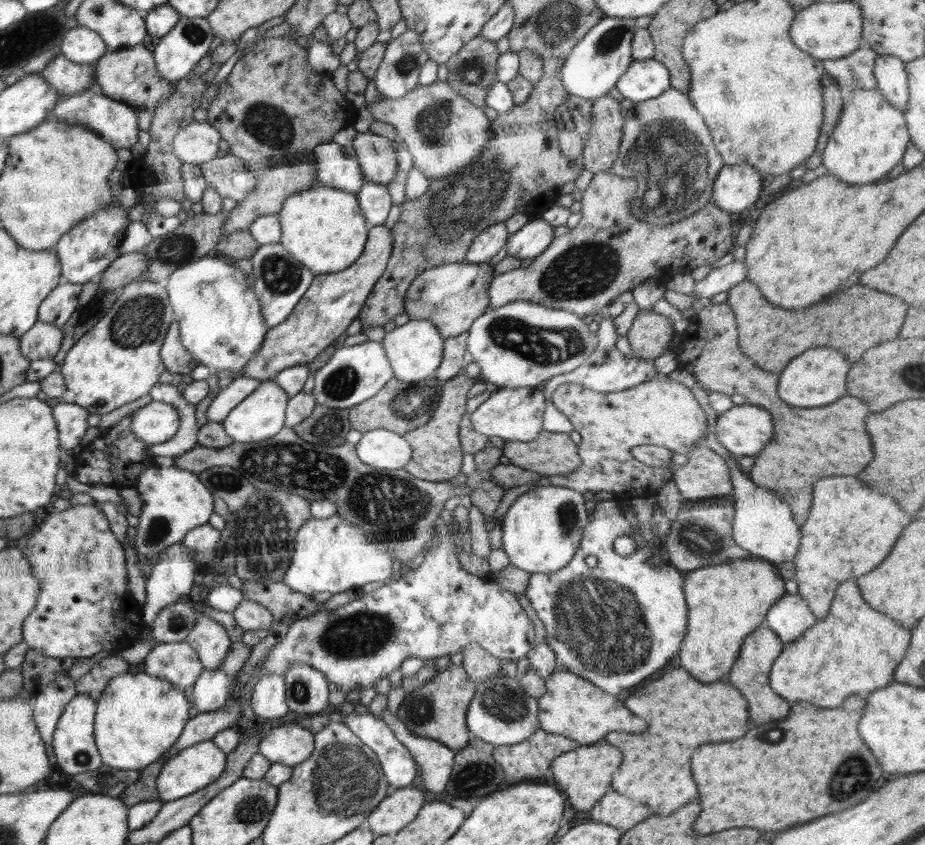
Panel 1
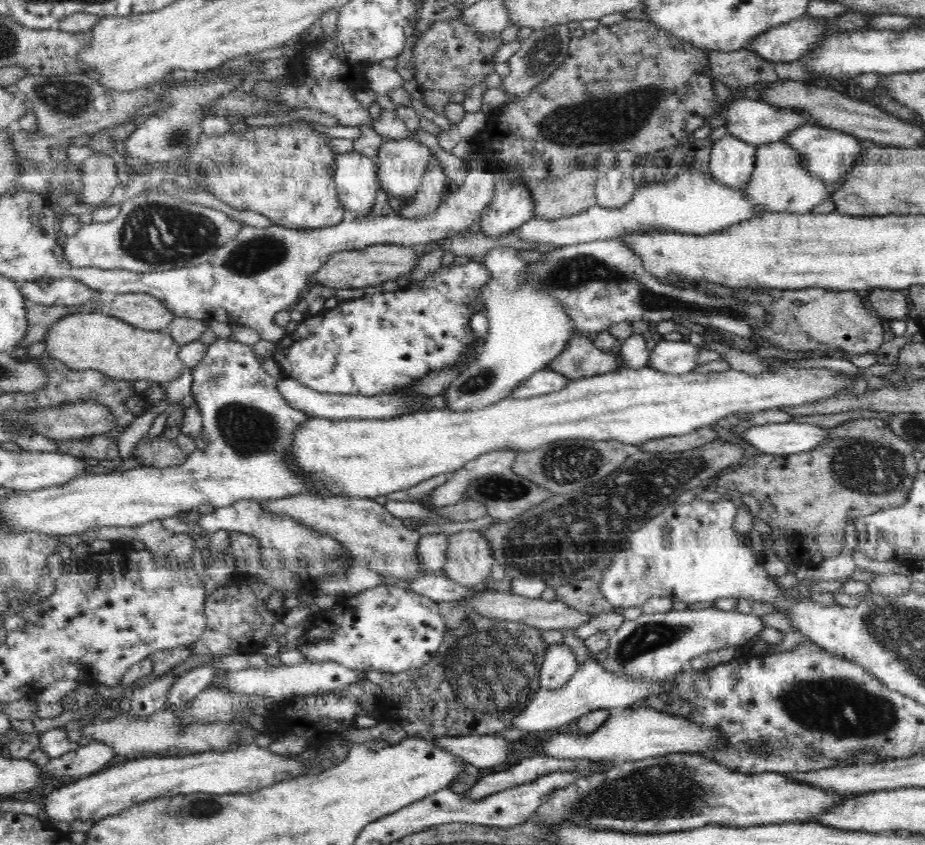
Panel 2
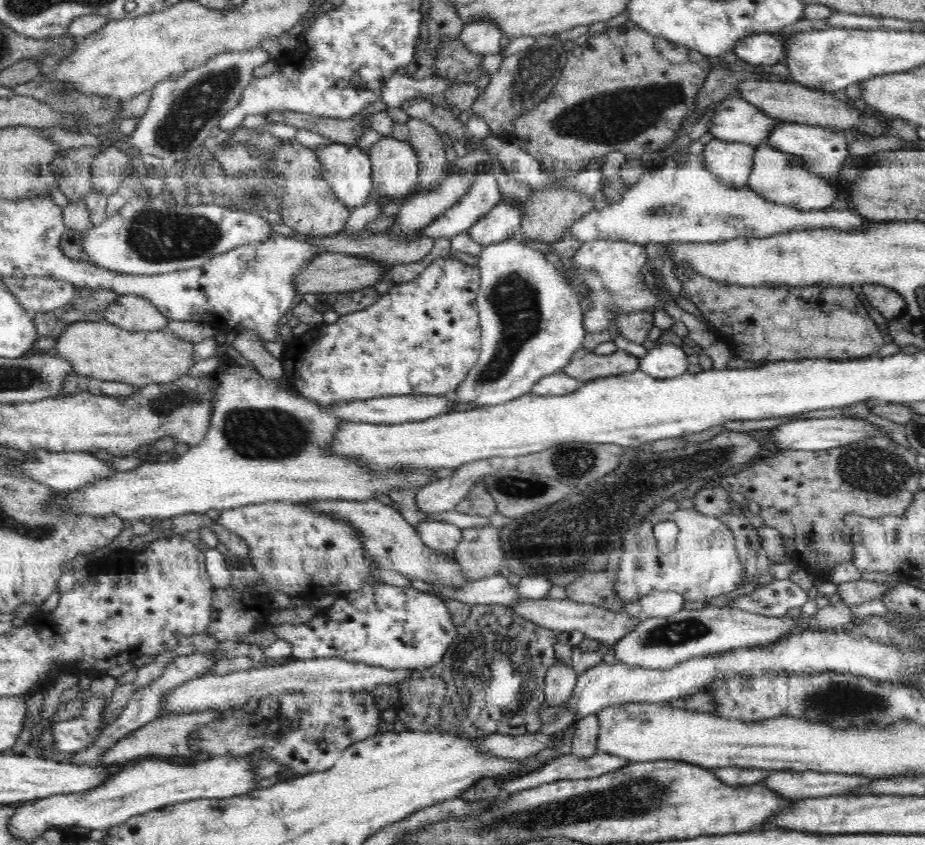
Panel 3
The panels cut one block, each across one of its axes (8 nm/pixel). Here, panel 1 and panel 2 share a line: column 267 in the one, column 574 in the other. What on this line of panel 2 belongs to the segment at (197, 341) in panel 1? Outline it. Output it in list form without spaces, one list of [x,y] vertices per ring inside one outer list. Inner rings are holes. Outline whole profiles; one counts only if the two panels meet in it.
[[[497,246],[484,255],[483,265],[489,270],[490,278],[481,290],[481,302],[488,319],[488,333],[482,354],[472,366],[460,372],[442,395],[450,410],[471,411],[510,397],[519,388],[518,384],[548,369],[566,349],[573,332],[577,332],[560,301],[542,286],[530,285],[529,262],[520,258],[518,251]]]

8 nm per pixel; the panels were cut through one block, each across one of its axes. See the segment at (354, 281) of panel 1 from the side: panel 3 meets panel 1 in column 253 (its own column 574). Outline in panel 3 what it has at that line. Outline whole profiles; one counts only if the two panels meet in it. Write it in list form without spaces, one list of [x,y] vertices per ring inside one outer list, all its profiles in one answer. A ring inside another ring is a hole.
[[[583,347],[568,362],[563,373],[584,383],[598,377],[631,374],[639,370],[639,363],[638,357],[623,350],[618,350],[614,355],[600,356],[594,352],[587,352]]]

